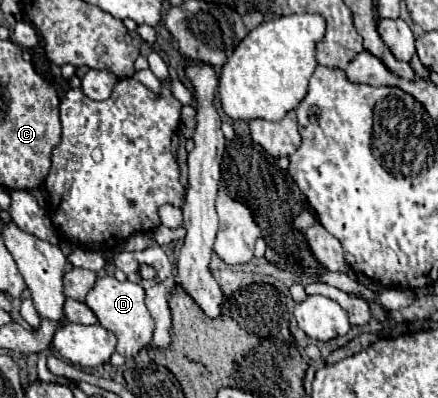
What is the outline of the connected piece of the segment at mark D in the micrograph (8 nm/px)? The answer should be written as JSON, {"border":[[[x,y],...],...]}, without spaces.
{"border":[[[115,276],[97,278],[93,290],[87,294],[85,304],[93,310],[99,324],[117,336],[117,352],[125,358],[135,358],[153,340],[155,324],[145,306],[145,290],[133,282],[119,282]]]}

